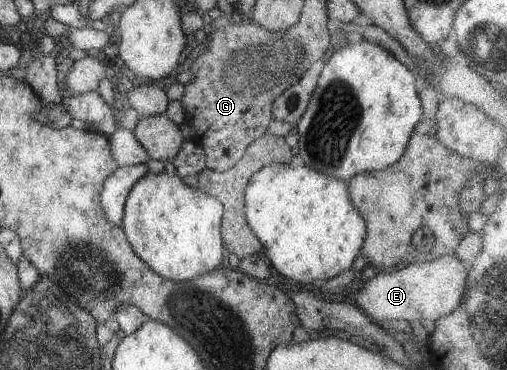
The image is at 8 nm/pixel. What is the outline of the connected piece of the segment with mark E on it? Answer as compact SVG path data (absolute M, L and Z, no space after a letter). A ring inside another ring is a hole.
M439 256L428 262L413 262L397 271L378 272L363 289L359 289L360 285L351 286L346 291L347 299L357 304L377 324L385 319L404 319L409 322L427 318L435 321L448 316L458 306L466 289L467 273L467 266L457 256Z

